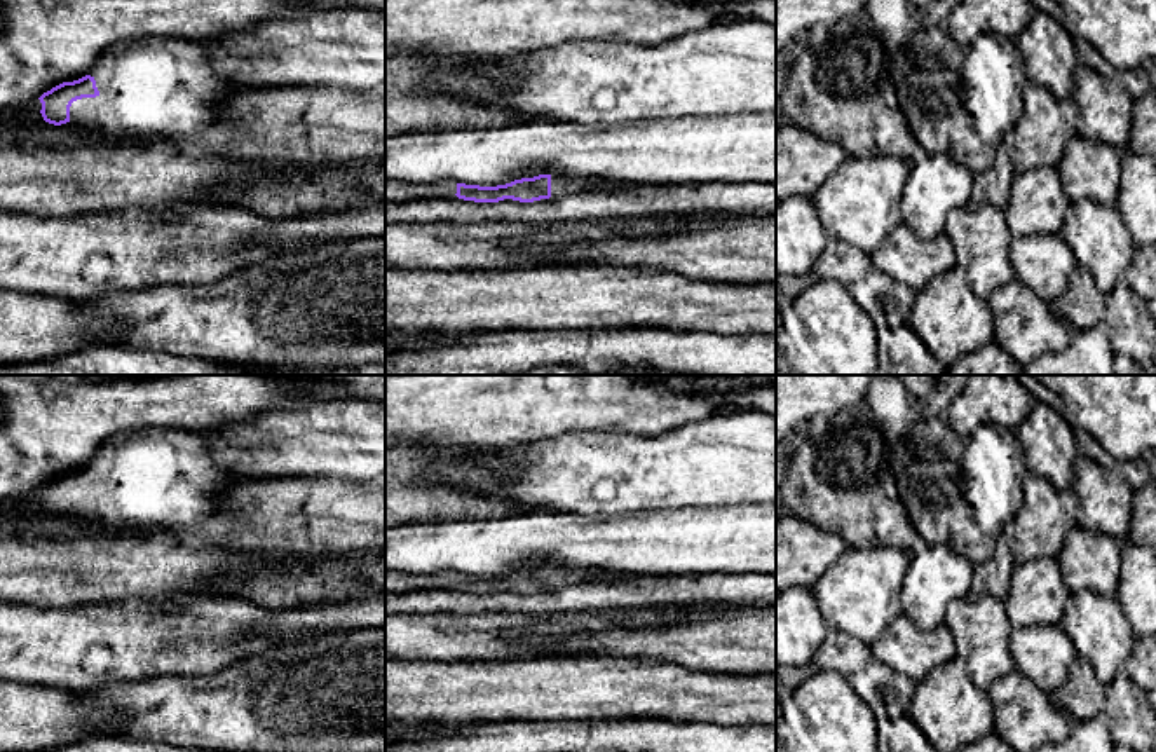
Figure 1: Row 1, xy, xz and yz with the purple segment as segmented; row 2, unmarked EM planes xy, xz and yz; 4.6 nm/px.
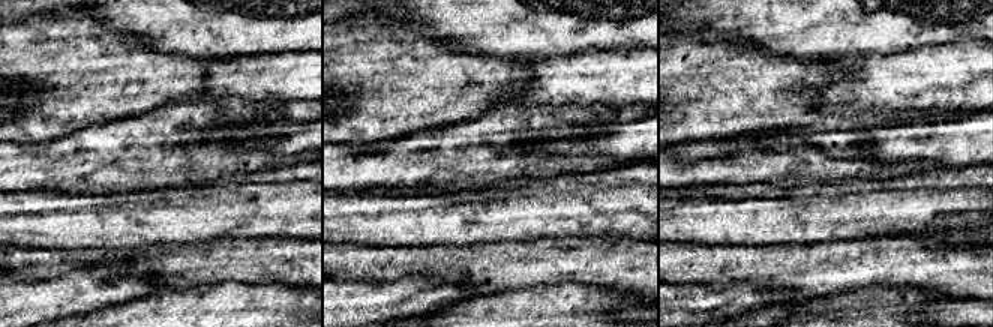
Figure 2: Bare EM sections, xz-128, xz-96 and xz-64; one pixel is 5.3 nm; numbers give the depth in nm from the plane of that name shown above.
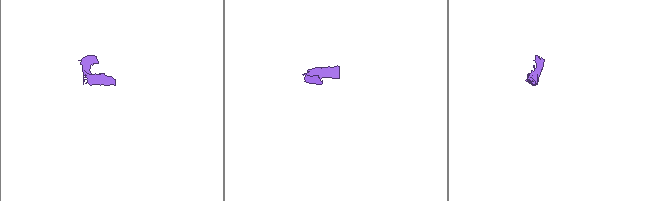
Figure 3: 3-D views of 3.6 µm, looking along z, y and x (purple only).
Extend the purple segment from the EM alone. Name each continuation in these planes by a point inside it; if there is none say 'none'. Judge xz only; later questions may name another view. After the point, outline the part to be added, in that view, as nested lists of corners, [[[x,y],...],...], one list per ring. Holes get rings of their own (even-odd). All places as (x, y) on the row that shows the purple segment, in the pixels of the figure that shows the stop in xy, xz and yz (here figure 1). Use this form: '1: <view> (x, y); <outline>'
1: xz (560, 185); [[[551,174],[551,197],[560,197],[565,194],[574,194],[579,190],[588,190],[588,188],[615,188],[615,187],[629,187],[629,183],[621,183],[621,181],[607,181],[607,180],[584,180],[584,178],[572,178],[572,176],[563,176],[563,174]]]
2: xz (396, 191); [[[385,178],[385,202],[405,202],[413,199],[459,199],[455,181],[434,181],[429,185],[411,185]]]

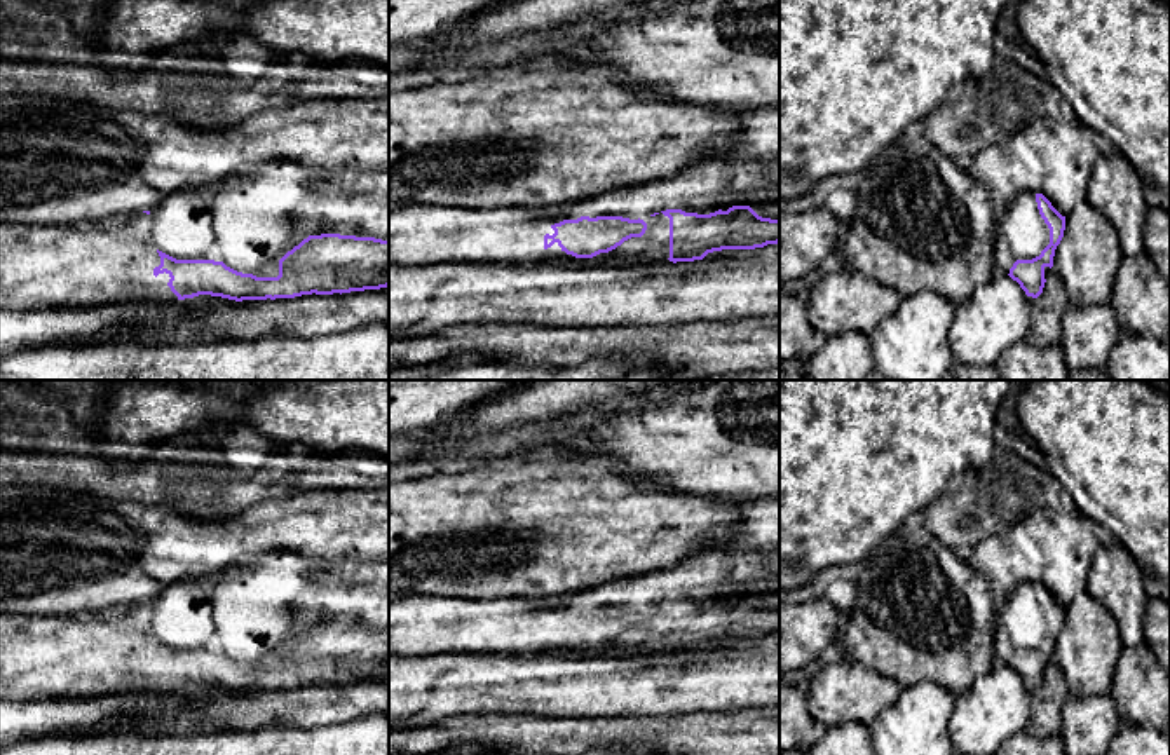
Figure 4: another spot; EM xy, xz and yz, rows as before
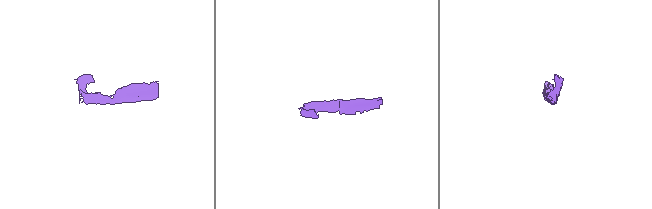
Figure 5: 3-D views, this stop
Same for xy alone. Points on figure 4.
1: xy (250, 220); [[[272,162],[260,167],[246,167],[223,181],[206,183],[192,190],[180,190],[167,195],[157,207],[146,213],[122,213],[101,221],[77,221],[71,225],[0,225],[0,309],[2,310],[28,310],[37,307],[92,307],[101,303],[115,303],[127,300],[176,302],[178,296],[167,286],[169,274],[153,275],[153,269],[160,265],[159,253],[166,253],[176,260],[214,260],[227,267],[253,274],[256,277],[277,277],[279,260],[298,246],[309,235],[340,234],[356,237],[389,239],[389,169],[378,173],[340,171],[330,173],[324,169],[303,169],[293,162]]]

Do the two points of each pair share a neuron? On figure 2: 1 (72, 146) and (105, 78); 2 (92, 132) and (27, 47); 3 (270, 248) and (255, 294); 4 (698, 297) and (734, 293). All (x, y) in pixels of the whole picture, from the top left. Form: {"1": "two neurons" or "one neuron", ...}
{"1": "two neurons", "2": "two neurons", "3": "two neurons", "4": "one neuron"}

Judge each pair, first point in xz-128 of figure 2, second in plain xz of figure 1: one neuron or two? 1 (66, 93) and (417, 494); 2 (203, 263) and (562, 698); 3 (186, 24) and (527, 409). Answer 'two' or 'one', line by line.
1: one
2: one
3: one

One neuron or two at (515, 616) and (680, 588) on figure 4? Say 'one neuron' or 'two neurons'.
one neuron

